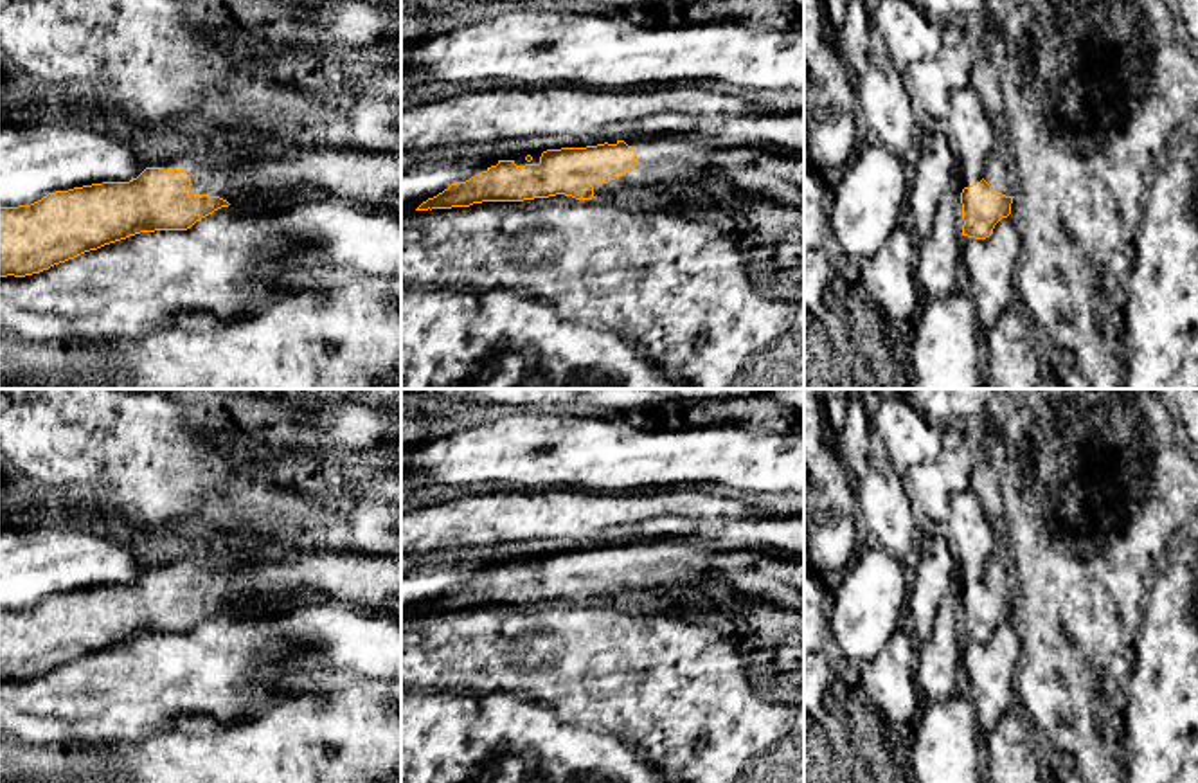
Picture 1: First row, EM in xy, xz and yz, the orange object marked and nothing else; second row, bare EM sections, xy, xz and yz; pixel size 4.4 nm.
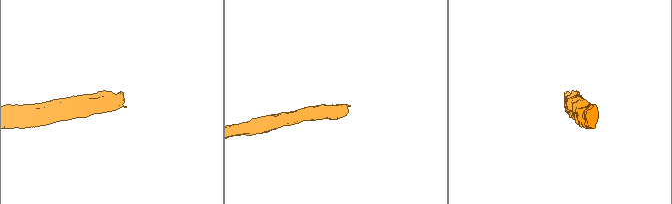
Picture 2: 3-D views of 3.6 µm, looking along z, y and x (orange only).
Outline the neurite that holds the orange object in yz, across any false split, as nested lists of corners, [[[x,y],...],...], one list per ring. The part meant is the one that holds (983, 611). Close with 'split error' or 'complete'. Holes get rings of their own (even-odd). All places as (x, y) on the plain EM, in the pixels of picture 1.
[[[1000,553],[986,560],[984,580],[980,585],[964,590],[962,607],[962,639],[986,643],[995,628],[1011,617],[1011,607],[1016,598],[1013,571]]]; split error

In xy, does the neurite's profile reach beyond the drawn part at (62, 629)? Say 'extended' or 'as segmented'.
extended

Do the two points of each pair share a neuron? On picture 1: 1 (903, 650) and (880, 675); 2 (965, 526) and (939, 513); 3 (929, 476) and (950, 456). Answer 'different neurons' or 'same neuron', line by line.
1: same neuron
2: different neurons
3: same neuron

